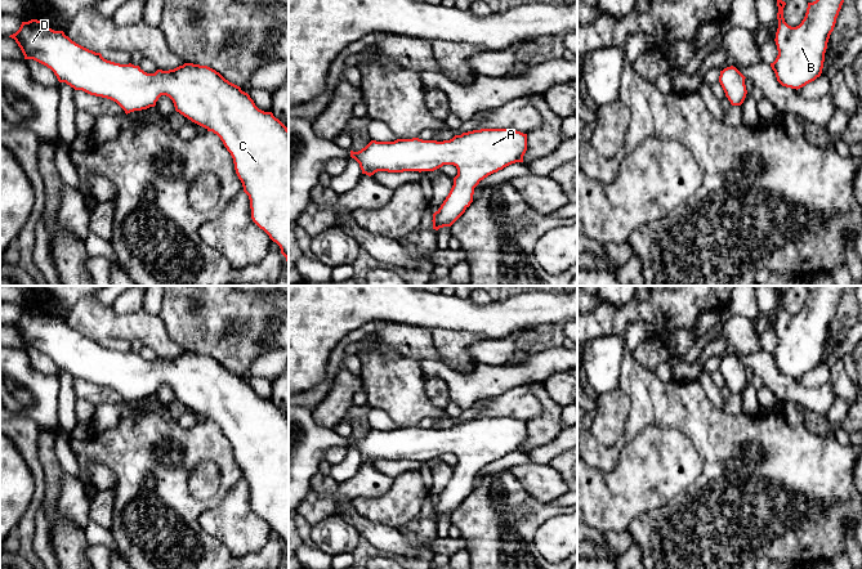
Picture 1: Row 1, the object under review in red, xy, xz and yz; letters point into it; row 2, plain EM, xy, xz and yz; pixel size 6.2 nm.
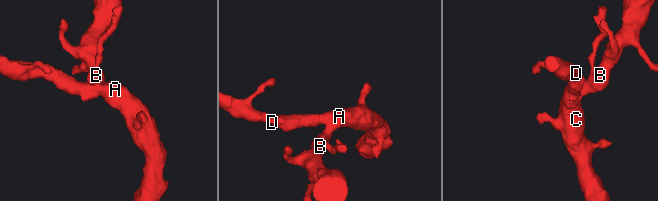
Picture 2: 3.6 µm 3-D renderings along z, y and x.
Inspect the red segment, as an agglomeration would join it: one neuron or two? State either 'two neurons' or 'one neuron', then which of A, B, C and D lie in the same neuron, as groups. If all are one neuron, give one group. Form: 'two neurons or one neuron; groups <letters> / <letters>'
one neuron; groups A B C D

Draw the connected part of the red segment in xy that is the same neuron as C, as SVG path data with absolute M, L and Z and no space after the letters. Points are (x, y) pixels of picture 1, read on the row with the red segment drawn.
M37 19L22 22L19 30L9 37L15 40L24 59L34 59L46 66L59 82L66 82L75 90L82 90L90 95L111 99L126 115L155 107L158 98L166 95L173 100L177 112L216 134L231 153L236 174L242 183L244 192L249 196L253 221L280 246L289 264L289 129L272 112L259 109L247 93L207 66L184 63L174 70L157 70L155 73L147 73L131 63L120 64L107 61L101 53L76 44L63 31L54 31Z

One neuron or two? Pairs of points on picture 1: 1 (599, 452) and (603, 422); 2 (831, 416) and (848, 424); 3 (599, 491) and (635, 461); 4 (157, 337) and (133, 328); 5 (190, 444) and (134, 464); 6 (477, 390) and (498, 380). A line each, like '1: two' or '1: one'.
1: two
2: two
3: one
4: one
5: one
6: one

